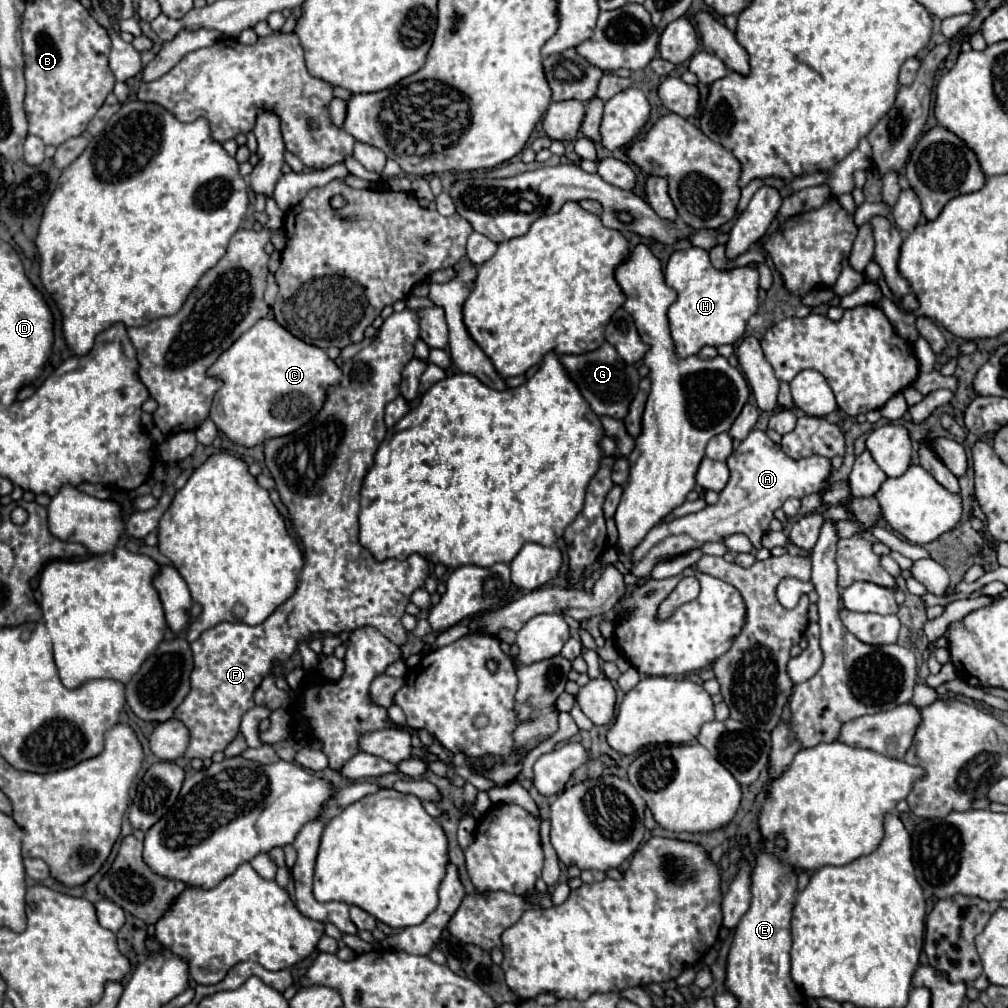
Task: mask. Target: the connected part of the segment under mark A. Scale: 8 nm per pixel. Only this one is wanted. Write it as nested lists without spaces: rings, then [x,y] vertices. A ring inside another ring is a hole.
[[[752,430],[728,456],[726,464],[730,468],[730,480],[720,492],[720,500],[696,514],[688,514],[672,522],[662,522],[654,526],[646,534],[646,538],[632,550],[634,576],[648,576],[654,564],[700,548],[704,542],[720,542],[722,538],[736,532],[746,534],[754,548],[762,548],[760,540],[768,532],[768,524],[774,518],[774,510],[780,508],[790,496],[802,498],[808,494],[822,492],[828,484],[830,474],[828,458],[810,456],[796,462],[788,458],[782,452],[780,444],[774,444],[762,430]]]

